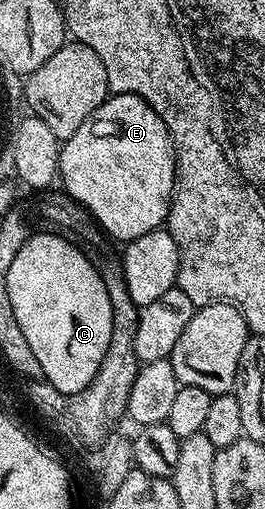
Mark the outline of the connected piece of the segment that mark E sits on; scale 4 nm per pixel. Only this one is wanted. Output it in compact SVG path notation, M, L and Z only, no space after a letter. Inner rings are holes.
M112 94L88 117L85 125L81 125L81 129L77 129L77 133L73 133L73 137L66 139L62 146L60 146L58 178L61 180L61 183L63 181L64 185L67 186L65 188L66 194L74 199L76 203L86 208L90 212L90 216L94 222L108 236L111 234L115 239L130 241L150 231L160 230L167 221L167 211L171 207L171 200L175 194L175 181L177 178L177 172L175 170L175 148L171 145L171 134L167 131L167 126L163 124L158 113L141 97L137 97L136 95Z

